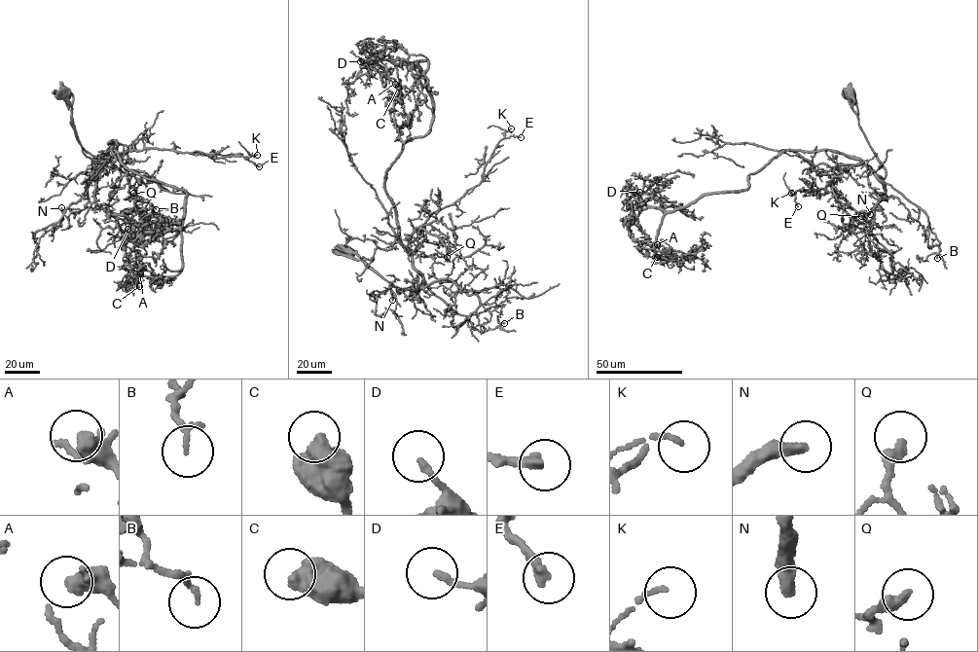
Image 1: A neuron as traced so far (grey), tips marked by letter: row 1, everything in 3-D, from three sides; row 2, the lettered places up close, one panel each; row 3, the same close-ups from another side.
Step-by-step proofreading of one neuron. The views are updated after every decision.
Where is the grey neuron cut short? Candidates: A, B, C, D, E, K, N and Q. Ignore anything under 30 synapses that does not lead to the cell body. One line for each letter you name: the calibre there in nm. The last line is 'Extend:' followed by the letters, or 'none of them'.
N: 360 nm thick
Extend: N

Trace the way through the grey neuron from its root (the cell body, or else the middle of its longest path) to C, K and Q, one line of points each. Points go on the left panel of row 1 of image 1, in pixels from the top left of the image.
C: (63, 93), (88, 152), (100, 159), (114, 140), (130, 170), (188, 194), (181, 271), (139, 286)
K: (63, 93), (79, 144), (97, 158), (111, 147), (116, 154), (146, 148), (216, 159), (257, 155)
Q: (63, 93), (71, 107), (79, 144), (100, 159), (113, 148), (135, 192), (132, 199), (133, 193)

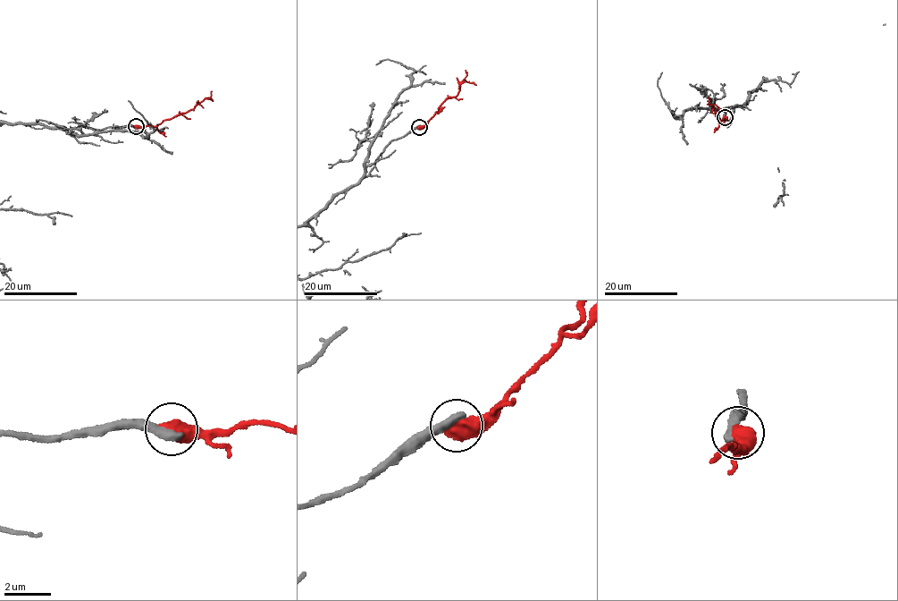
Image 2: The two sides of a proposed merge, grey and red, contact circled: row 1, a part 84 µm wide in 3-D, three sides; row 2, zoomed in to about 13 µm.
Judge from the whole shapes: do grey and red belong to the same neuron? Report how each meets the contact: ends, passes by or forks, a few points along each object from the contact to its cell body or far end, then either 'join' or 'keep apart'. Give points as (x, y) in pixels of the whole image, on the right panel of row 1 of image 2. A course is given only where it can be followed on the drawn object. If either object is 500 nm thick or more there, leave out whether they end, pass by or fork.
red via (725, 117), (725, 119), (720, 121), (712, 105), (722, 112) | keep apart

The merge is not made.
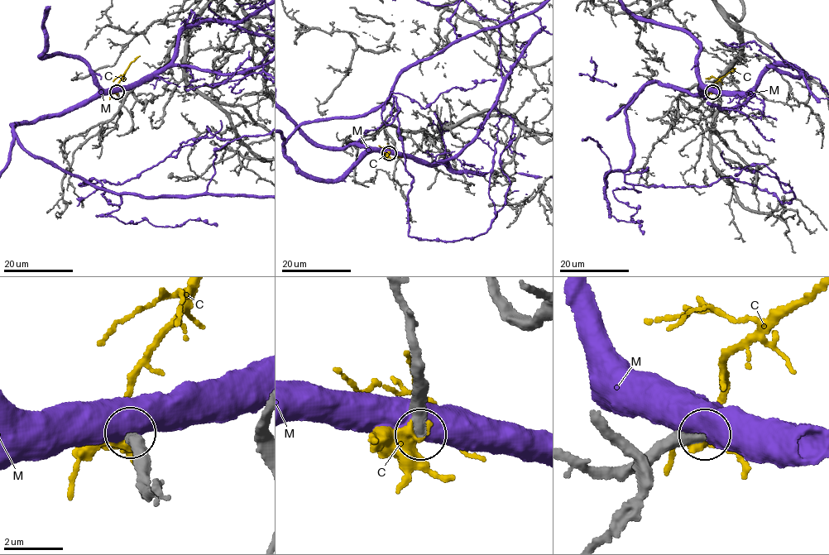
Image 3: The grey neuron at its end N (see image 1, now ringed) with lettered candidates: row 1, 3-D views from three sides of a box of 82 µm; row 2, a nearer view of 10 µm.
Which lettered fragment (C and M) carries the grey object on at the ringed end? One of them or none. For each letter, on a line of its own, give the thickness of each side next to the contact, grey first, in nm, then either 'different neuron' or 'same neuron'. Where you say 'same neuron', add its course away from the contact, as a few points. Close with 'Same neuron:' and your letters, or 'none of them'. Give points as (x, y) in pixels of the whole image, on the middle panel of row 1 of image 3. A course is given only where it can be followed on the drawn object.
C: 480 nm thick on the grey side, 550 nm on the other; different neuron
M: 480 nm thick on the grey side, 950 nm on the other; different neuron
Same neuron: none of them

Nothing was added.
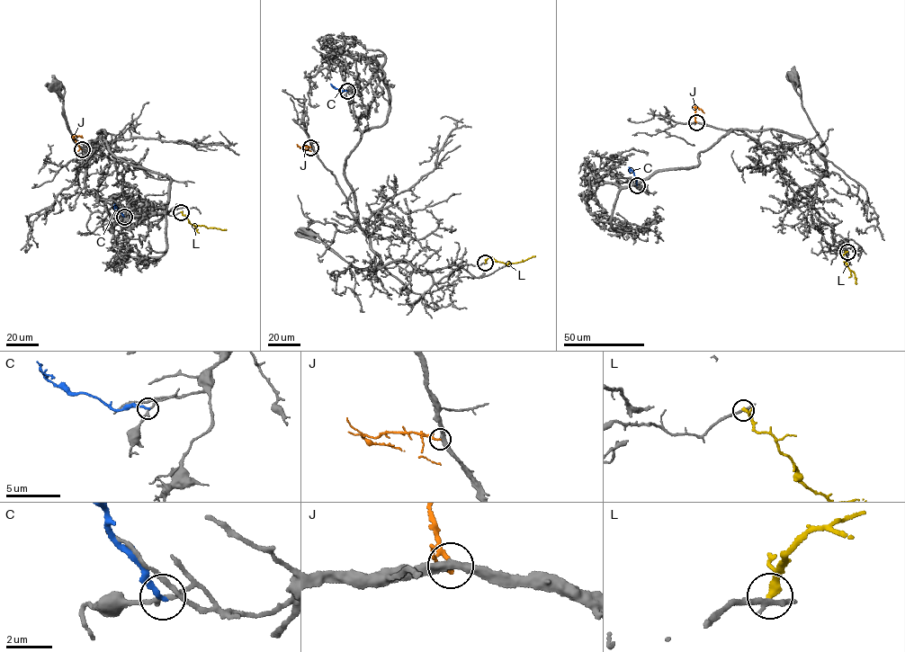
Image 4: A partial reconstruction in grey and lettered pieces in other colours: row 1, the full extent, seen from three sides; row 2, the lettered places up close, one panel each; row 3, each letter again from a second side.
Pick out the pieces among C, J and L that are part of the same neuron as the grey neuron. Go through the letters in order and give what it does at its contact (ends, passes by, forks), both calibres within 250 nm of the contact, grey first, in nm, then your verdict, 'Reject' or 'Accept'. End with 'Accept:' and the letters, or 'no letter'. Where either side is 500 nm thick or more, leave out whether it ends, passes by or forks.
C: It ends there. Thickness 180 nm (grey) against 200 nm. Reject
J: It ends there. Thickness 360 nm (grey) against 180 nm. Reject
L: It ends there. Thickness 220 nm (grey) against 320 nm. Accept
Accept: L

